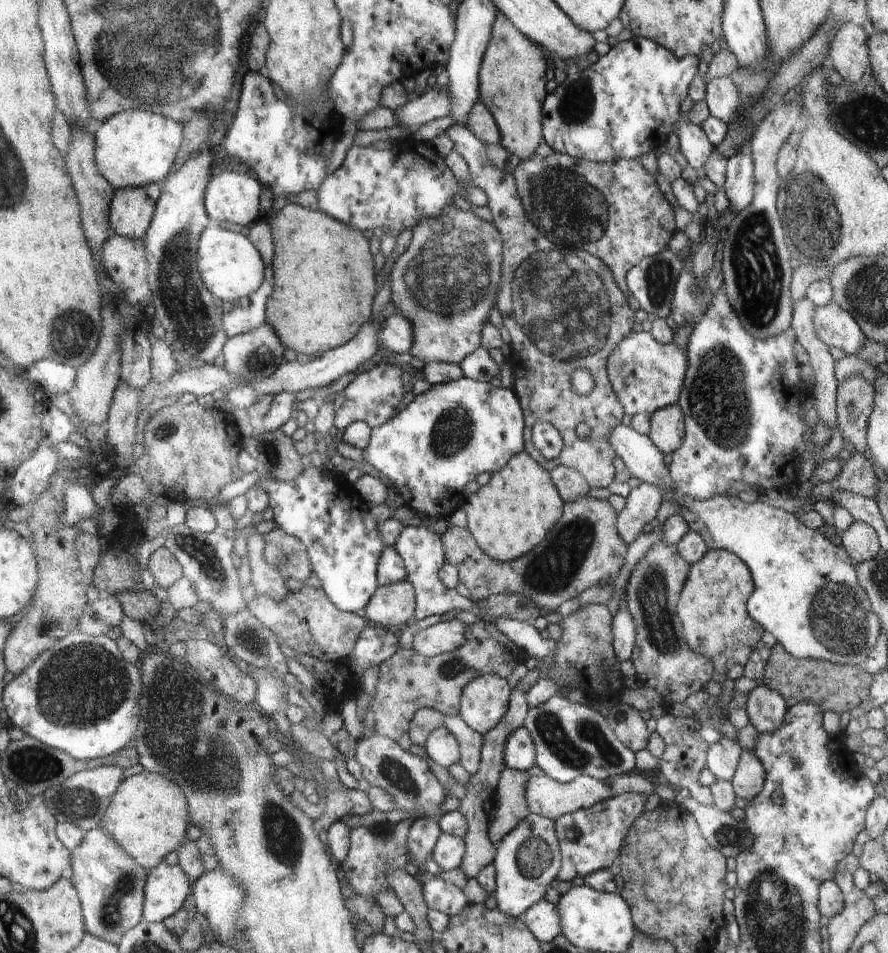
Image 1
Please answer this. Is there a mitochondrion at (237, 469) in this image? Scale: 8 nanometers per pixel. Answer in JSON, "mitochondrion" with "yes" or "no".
{"mitochondrion":"no"}

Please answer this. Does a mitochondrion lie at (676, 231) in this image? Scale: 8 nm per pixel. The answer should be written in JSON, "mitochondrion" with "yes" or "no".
{"mitochondrion":"no"}

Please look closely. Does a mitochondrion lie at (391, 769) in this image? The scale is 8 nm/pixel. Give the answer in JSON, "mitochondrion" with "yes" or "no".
{"mitochondrion":"yes"}

